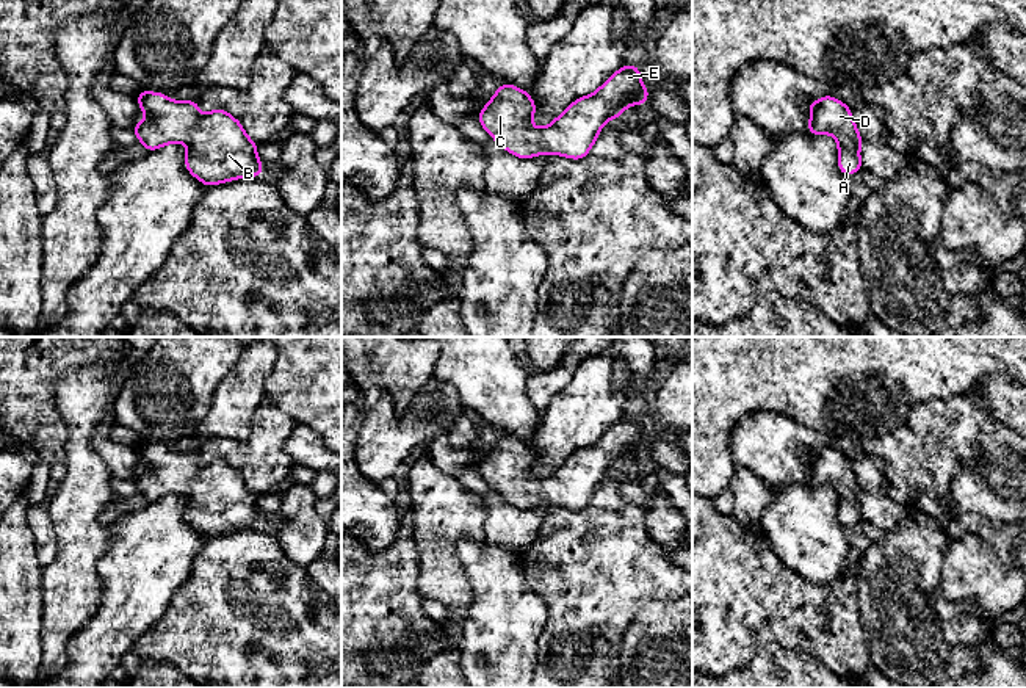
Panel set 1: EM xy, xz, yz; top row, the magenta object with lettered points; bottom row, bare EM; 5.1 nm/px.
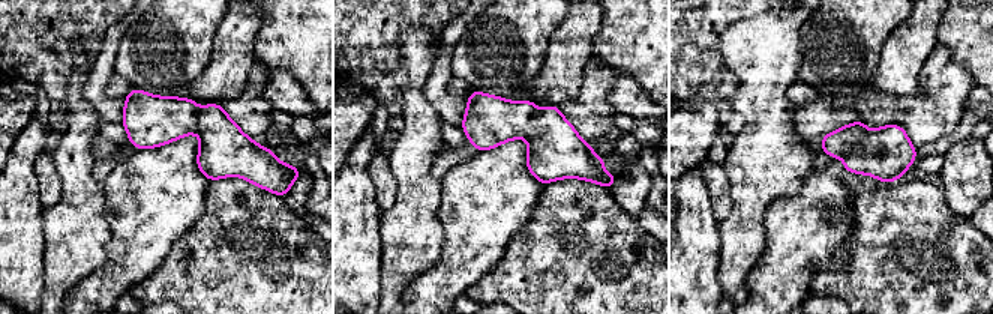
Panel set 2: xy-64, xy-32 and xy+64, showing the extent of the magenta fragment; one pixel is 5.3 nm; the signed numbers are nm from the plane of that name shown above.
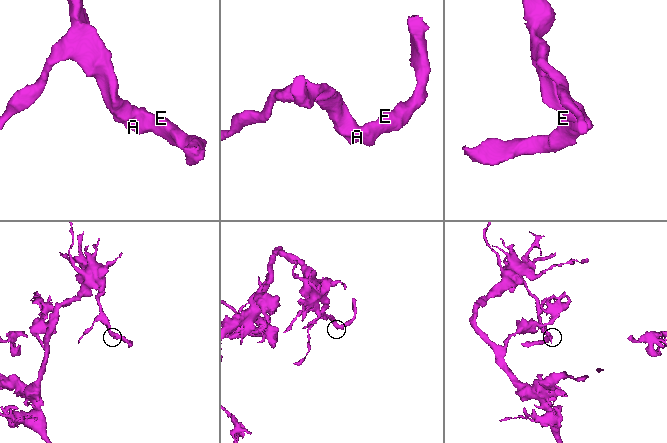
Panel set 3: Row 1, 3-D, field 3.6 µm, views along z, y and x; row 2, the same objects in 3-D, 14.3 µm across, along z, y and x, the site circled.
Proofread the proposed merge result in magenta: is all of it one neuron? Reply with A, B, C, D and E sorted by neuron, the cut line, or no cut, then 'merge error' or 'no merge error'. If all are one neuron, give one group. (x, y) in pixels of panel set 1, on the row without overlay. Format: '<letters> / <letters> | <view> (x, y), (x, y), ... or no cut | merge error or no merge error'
A B C D E | no cut | no merge error

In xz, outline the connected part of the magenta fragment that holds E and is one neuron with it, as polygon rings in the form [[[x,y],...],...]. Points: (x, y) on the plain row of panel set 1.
[[[625,415],[595,444],[578,448],[542,480],[531,476],[536,464],[533,448],[511,434],[495,442],[478,472],[497,495],[517,509],[556,505],[581,511],[606,472],[620,469],[630,456],[647,453],[648,440],[642,436],[639,417]]]

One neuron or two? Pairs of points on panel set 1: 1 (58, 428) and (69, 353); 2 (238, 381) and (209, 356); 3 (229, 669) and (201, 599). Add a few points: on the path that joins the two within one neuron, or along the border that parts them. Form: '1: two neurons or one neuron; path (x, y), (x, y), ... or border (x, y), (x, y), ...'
1: one neuron; path (44, 409), (44, 378), (50, 372)
2: two neurons; border (242, 353), (234, 367), (218, 383), (212, 405)
3: one neuron; path (229, 652), (229, 627), (218, 616)

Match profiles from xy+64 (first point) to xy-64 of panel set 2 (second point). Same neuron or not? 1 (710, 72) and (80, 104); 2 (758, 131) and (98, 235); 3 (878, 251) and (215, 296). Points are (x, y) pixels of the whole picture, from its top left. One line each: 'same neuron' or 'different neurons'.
1: different neurons
2: same neuron
3: same neuron

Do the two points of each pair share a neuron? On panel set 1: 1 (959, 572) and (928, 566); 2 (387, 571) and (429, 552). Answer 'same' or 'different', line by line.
1: different
2: different

